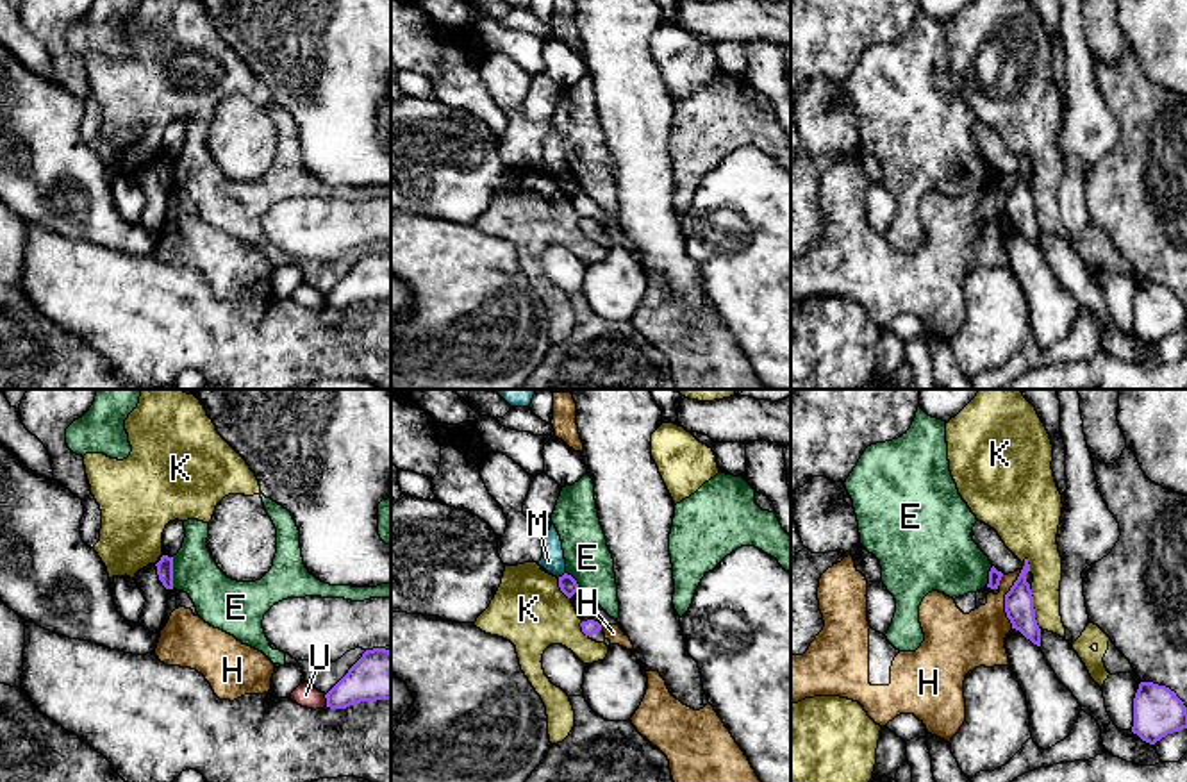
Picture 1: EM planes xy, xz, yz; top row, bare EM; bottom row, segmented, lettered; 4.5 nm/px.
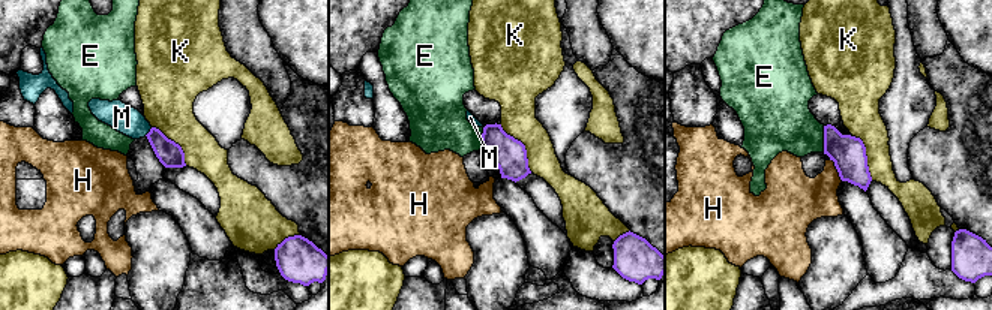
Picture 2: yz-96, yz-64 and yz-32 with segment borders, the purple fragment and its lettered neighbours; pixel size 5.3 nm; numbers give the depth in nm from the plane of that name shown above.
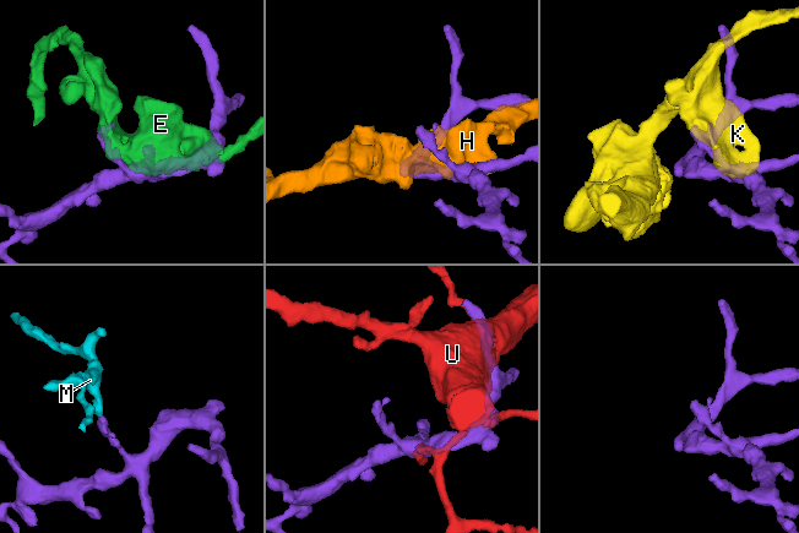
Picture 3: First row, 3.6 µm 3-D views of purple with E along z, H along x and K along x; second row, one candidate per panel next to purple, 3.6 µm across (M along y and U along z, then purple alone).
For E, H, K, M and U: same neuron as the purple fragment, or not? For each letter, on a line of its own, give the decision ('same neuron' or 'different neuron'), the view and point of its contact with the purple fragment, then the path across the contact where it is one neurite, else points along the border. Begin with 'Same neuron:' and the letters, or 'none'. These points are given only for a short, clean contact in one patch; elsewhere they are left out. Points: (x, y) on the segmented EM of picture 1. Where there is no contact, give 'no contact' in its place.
Same neuron: none
E: different neuron | xy (172, 574)
H: different neuron | yz (1005, 598)
K: different neuron | yz (1034, 609)
M: different neuron | xz (563, 575) | along xz (564, 572), (557, 577)
U: different neuron | xy (327, 700)

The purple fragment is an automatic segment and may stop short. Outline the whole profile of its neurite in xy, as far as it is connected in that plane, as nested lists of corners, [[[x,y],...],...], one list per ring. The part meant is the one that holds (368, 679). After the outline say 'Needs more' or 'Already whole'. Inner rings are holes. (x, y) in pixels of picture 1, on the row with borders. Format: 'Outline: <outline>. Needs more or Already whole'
Outline: [[[386,648],[366,650],[325,698],[330,709],[391,700],[391,652]]]. Already whole

